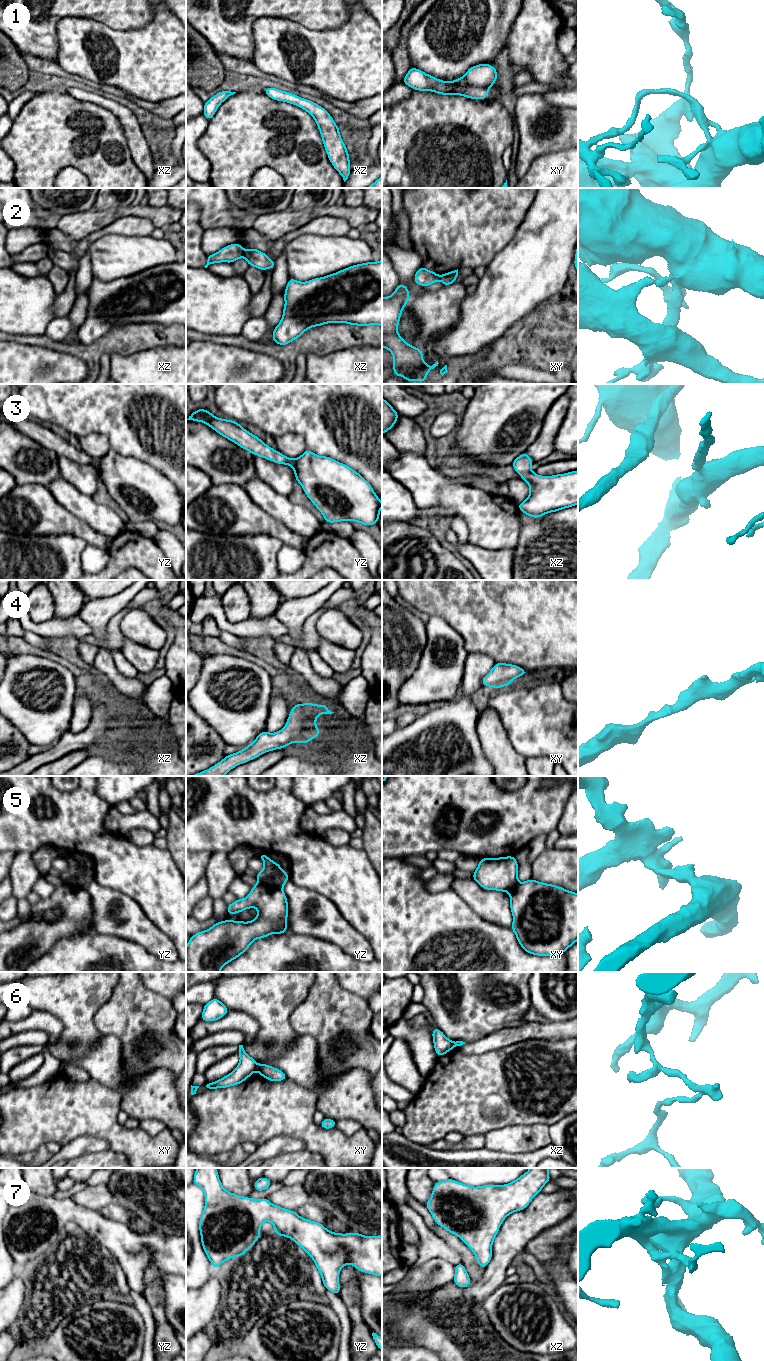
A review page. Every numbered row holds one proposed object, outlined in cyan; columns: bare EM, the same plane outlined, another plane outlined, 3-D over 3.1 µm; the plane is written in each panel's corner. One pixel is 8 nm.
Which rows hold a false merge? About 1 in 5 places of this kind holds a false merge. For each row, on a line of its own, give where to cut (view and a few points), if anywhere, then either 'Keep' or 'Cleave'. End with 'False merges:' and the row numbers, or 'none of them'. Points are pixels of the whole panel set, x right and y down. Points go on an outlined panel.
1: No split. Keep
2: Split along xz (243, 250), (244, 256). Cleave
3: No split. Keep
4: No split. Keep
5: No split. Keep
6: Split along xy (259, 1064), (257, 1069). Cleave
7: No split. Keep
False merges: 2, 6

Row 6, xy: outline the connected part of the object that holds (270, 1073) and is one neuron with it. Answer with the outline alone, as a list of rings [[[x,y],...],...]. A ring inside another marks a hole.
[[[259,1064],[258,1072],[269,1081],[283,1081],[288,1078],[282,1070],[267,1064]]]

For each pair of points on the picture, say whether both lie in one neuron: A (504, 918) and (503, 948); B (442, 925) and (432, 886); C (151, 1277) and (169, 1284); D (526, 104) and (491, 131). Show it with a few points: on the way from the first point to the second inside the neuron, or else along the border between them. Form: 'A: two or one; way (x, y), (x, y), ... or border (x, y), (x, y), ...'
A: two; border (482, 918), (495, 924), (510, 927)
B: two; border (425, 884), (429, 891), (442, 891), (450, 887)
C: two; border (162, 1272), (163, 1303), (165, 1305)
D: two; border (513, 118), (515, 122)

